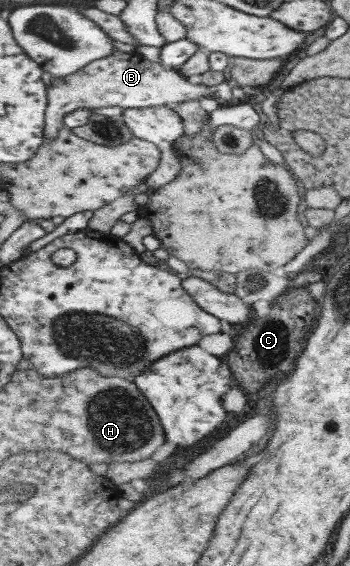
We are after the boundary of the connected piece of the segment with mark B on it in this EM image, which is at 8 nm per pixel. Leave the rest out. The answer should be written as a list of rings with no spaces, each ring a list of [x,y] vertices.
[[[113,50],[111,55],[92,61],[64,78],[53,78],[48,87],[48,110],[45,120],[45,139],[43,143],[53,141],[65,127],[64,117],[83,109],[99,109],[99,107],[146,108],[172,106],[183,102],[191,102],[201,97],[212,97],[216,100],[215,86],[197,84],[184,76],[178,69],[165,67],[161,62],[149,61],[136,50],[124,53]]]

